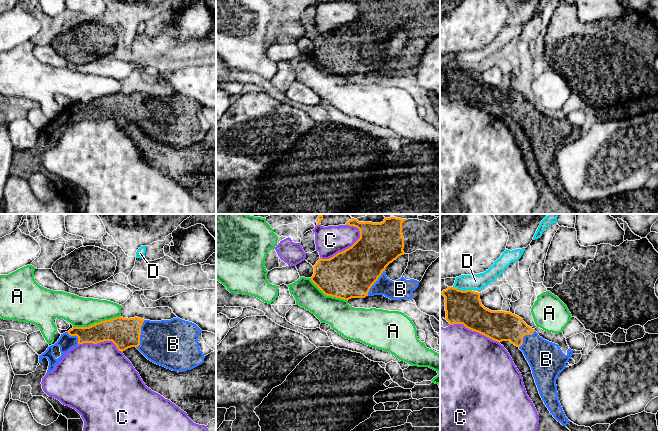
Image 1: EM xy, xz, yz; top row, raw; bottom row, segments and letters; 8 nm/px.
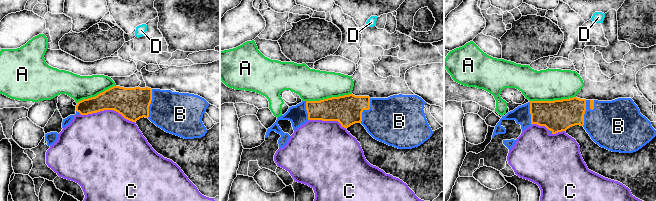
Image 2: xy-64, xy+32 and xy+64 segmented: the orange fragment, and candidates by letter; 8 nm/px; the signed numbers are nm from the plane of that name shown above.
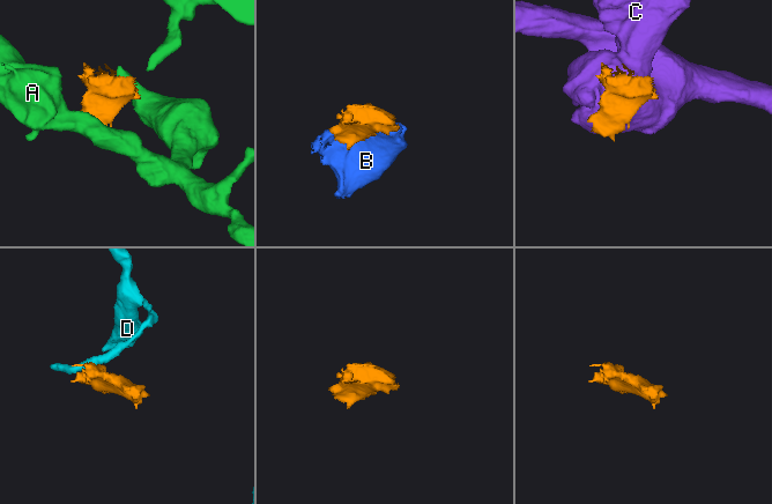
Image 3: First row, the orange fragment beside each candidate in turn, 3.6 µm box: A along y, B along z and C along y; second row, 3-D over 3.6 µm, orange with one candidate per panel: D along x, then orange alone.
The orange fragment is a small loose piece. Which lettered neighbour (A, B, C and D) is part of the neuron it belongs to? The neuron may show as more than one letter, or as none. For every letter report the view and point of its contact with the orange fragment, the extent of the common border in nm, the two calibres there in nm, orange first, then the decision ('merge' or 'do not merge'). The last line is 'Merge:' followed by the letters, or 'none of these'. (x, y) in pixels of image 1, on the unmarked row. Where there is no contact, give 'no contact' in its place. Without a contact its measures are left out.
A: contact xy (96, 99); length 400 nm; calibres 240 and 240 nm; do not merge
B: contact xy (140, 110); length 240 nm; calibres 240 and 380 nm; merge
C: contact xz (344, 26); length 400 nm; calibres 380 and 220 nm; do not merge
D: contact yz (461, 66); length 160 nm; calibres 280 and 130 nm; do not merge
Merge: B

